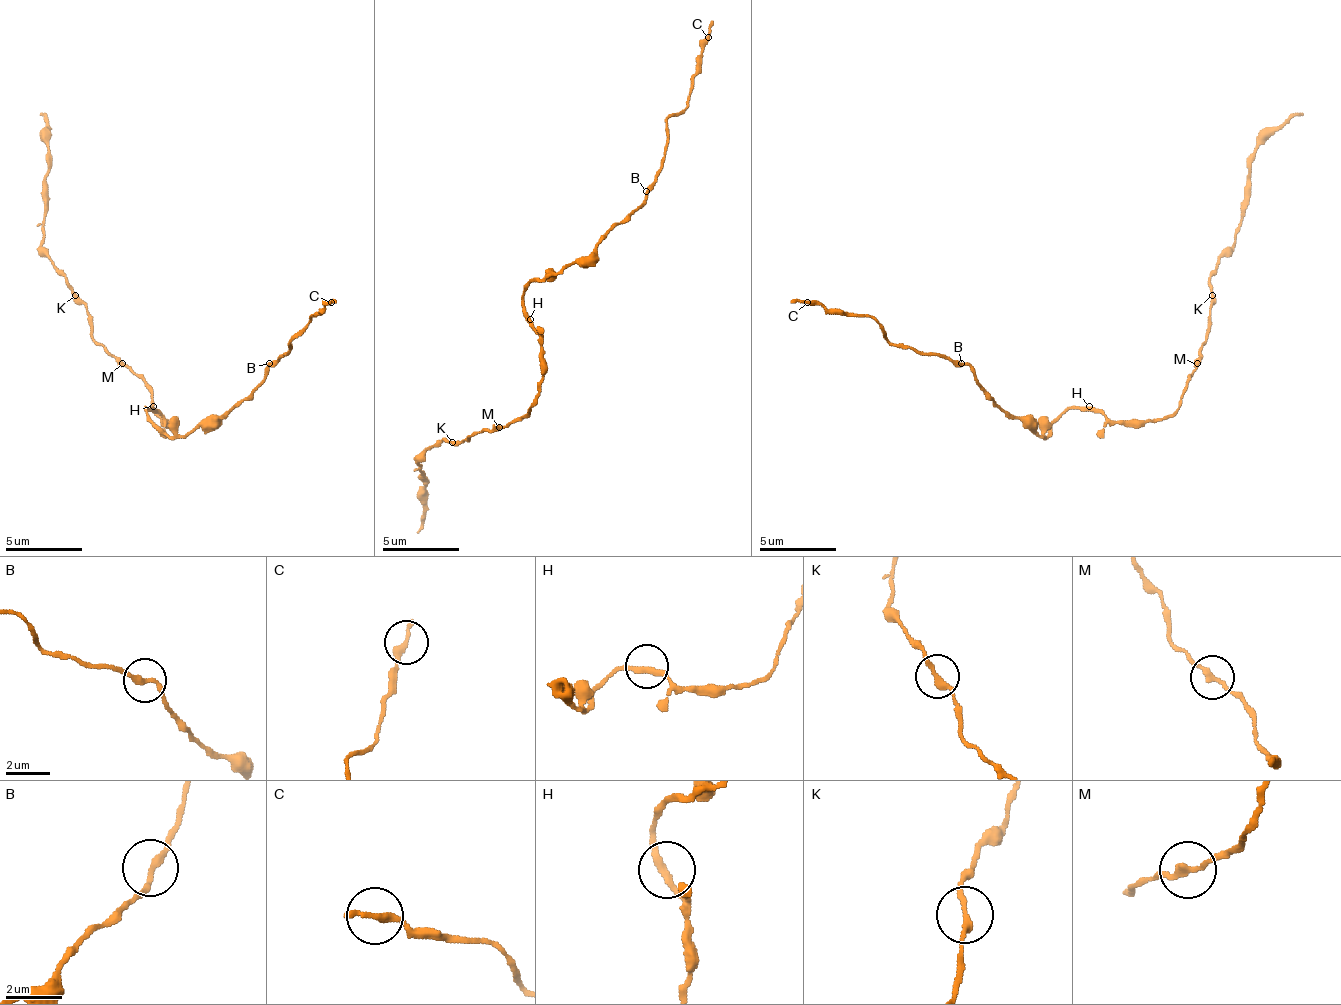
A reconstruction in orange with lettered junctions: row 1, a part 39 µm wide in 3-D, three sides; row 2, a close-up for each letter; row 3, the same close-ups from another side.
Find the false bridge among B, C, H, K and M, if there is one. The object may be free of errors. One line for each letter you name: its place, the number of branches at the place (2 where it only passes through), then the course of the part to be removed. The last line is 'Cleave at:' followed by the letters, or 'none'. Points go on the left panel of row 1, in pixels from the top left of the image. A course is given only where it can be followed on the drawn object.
Cleave at: none

